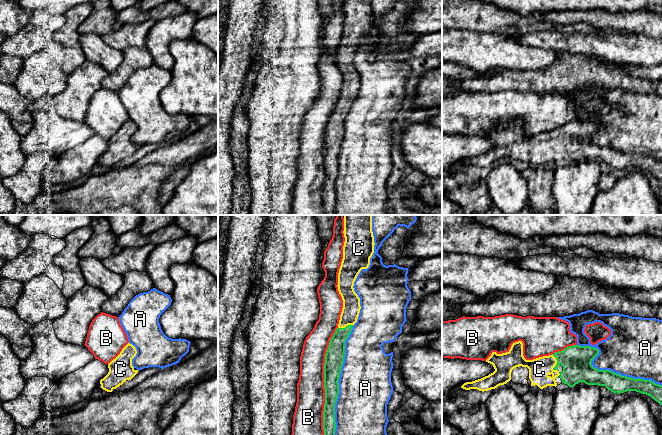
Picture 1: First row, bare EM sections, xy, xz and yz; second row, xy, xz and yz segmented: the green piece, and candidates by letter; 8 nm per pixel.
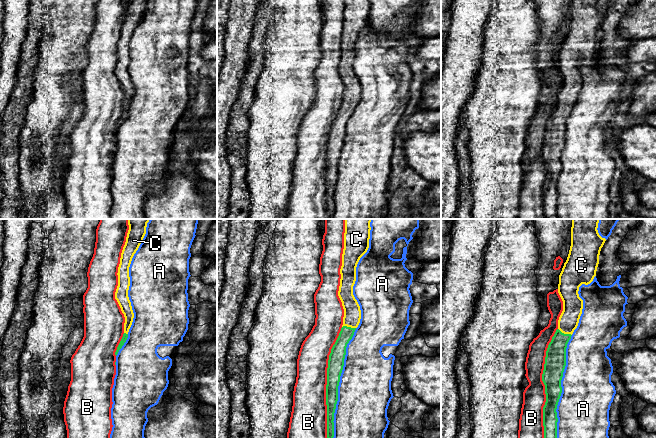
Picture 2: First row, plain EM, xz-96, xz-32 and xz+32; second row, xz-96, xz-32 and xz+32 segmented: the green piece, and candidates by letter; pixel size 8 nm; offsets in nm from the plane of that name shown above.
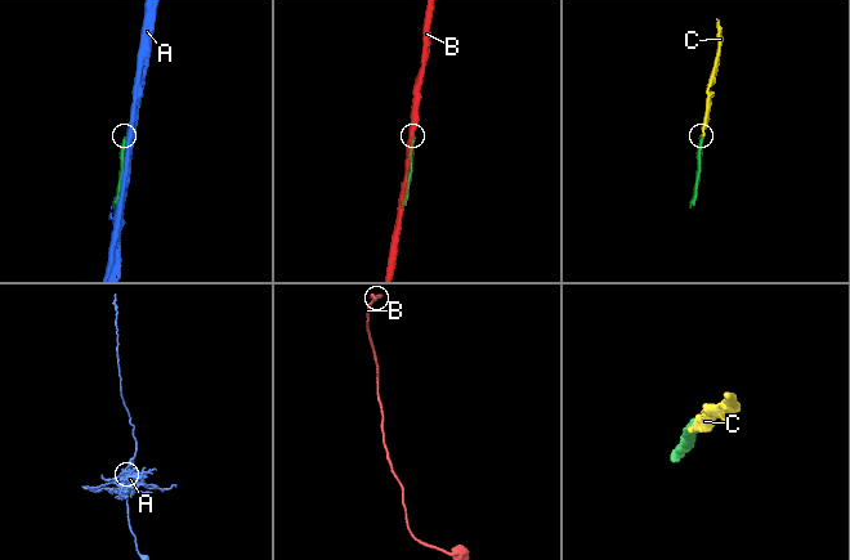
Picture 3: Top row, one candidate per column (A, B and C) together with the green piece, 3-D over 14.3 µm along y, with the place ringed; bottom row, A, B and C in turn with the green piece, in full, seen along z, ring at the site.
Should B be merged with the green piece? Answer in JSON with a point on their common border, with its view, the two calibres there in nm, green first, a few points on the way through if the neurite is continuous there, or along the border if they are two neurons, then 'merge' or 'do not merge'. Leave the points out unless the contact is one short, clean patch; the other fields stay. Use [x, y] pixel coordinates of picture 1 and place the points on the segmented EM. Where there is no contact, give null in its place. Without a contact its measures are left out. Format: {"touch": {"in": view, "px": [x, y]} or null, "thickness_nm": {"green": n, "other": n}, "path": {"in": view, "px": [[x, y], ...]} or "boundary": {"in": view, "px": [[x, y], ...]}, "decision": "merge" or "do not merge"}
{"touch": {"in": "xz", "px": [324, 381]}, "thickness_nm": {"green": 160, "other": 220}, "decision": "do not merge"}

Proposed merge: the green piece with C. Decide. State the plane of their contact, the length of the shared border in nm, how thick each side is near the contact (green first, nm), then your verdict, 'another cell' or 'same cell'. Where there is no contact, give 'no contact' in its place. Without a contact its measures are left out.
meets green in yz; contact 140 nm long; 240 nm thick on the green side, 170 nm on the other; same cell

